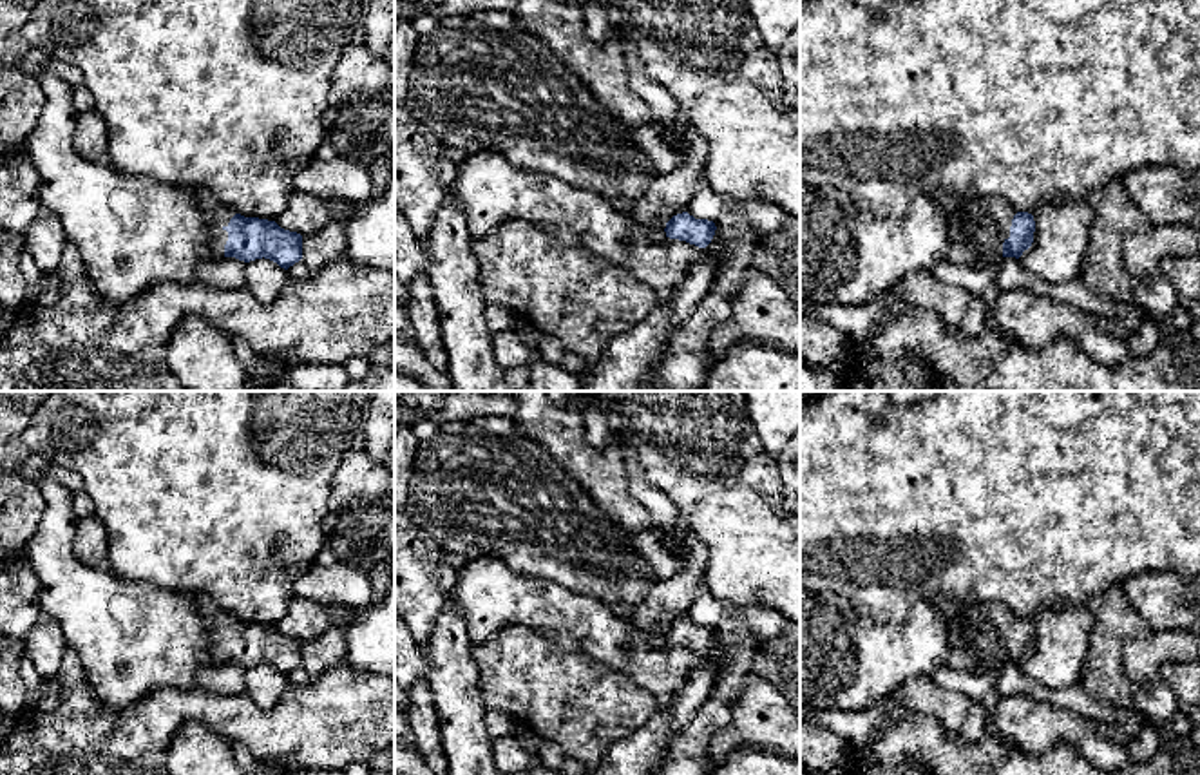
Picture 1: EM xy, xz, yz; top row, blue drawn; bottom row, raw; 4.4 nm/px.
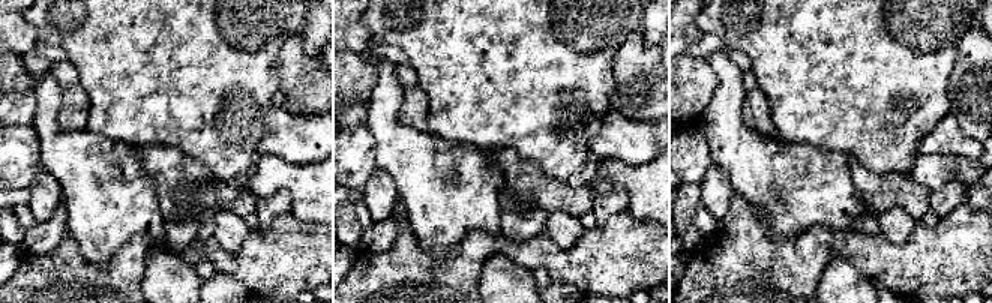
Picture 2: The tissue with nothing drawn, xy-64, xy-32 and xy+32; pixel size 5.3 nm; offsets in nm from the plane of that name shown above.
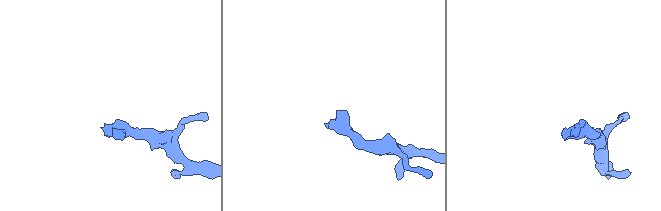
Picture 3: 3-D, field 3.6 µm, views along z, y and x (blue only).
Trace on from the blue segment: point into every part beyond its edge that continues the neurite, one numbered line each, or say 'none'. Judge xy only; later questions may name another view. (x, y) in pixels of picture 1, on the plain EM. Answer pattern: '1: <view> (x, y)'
1: xy (216, 620)

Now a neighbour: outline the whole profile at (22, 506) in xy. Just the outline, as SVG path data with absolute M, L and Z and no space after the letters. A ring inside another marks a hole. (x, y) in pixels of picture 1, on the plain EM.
M0 474L0 565L13 550L27 547L38 531L45 502L34 480Z

